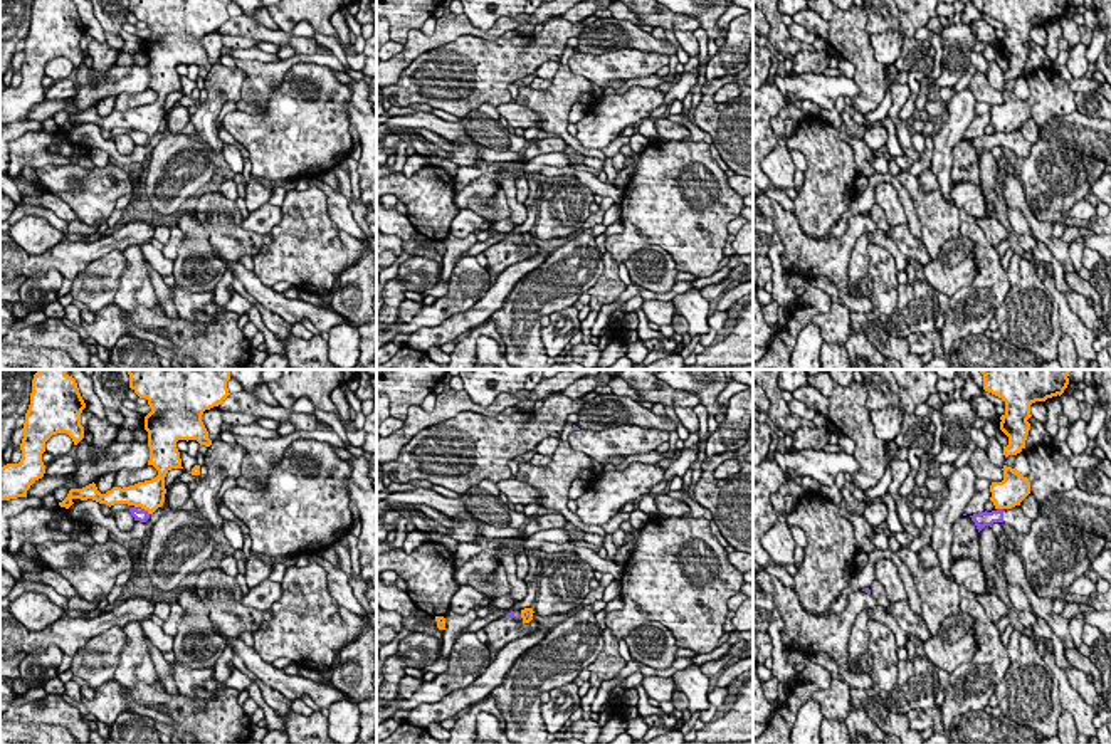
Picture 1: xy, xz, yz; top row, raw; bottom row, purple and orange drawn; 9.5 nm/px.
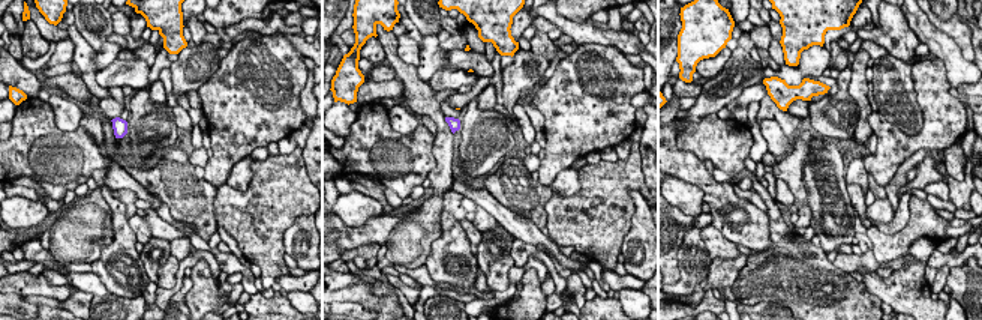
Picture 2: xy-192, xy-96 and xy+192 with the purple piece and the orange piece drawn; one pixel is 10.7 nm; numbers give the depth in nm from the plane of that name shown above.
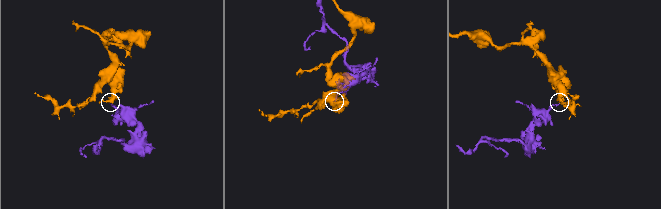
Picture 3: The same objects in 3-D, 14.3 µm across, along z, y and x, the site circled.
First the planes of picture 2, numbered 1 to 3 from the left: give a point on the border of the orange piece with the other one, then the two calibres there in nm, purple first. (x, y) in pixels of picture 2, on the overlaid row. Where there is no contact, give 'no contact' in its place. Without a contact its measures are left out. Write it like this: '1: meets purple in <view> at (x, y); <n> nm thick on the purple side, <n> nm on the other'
1: no contact
2: no contact
3: no contact

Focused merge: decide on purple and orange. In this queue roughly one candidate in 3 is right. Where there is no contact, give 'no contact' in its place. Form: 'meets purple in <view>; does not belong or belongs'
meets purple in xy; does not belong

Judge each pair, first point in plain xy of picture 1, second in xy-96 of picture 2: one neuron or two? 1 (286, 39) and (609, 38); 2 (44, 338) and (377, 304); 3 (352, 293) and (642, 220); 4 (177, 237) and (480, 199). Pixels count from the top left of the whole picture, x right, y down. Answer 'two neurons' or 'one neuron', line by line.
1: one neuron
2: one neuron
3: one neuron
4: two neurons

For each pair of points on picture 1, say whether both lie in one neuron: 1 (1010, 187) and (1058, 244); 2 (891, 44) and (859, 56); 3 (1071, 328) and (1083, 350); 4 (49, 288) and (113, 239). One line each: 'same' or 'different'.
1: same
2: different
3: same
4: different

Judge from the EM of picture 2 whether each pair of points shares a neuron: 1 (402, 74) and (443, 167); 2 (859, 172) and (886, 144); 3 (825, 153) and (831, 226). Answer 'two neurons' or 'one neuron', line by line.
1: one neuron
2: two neurons
3: one neuron

